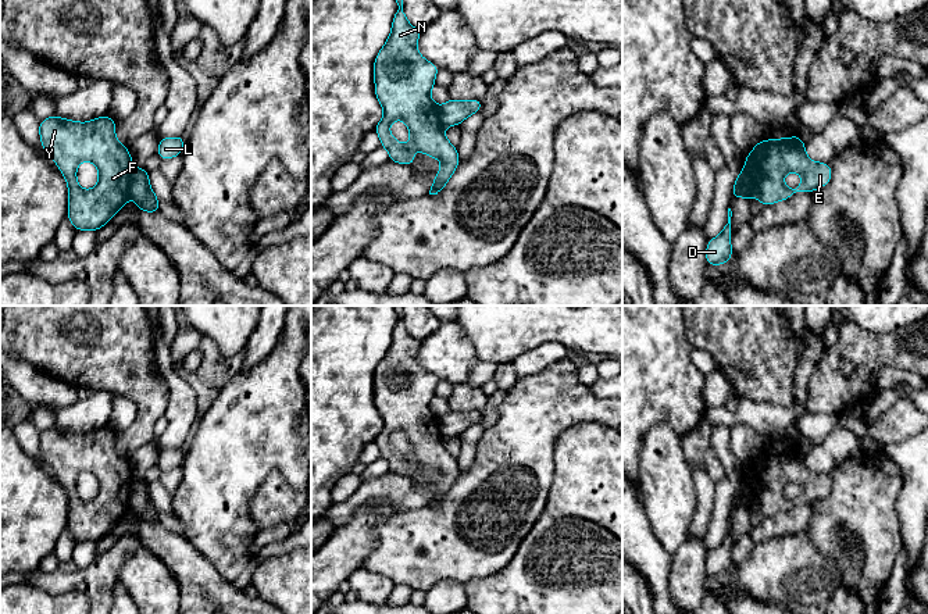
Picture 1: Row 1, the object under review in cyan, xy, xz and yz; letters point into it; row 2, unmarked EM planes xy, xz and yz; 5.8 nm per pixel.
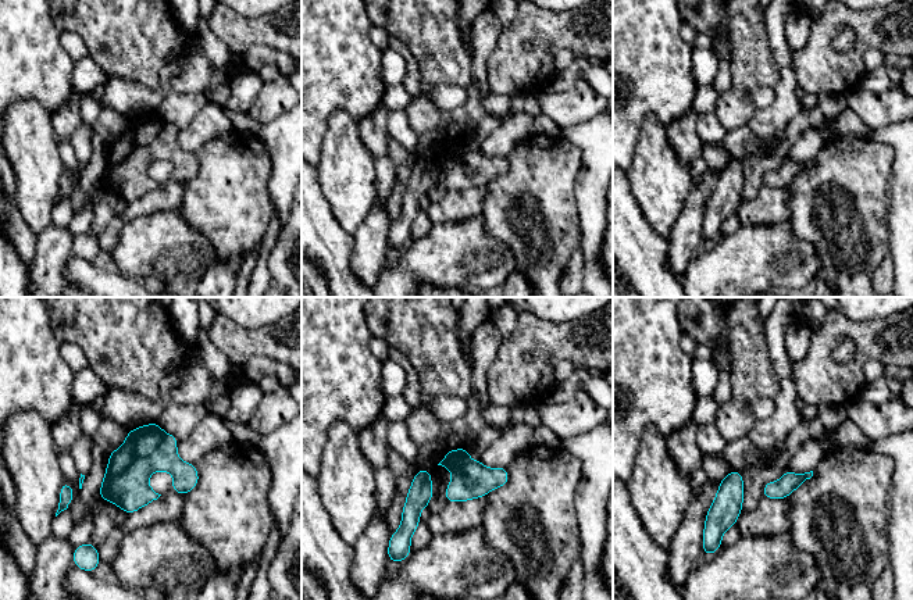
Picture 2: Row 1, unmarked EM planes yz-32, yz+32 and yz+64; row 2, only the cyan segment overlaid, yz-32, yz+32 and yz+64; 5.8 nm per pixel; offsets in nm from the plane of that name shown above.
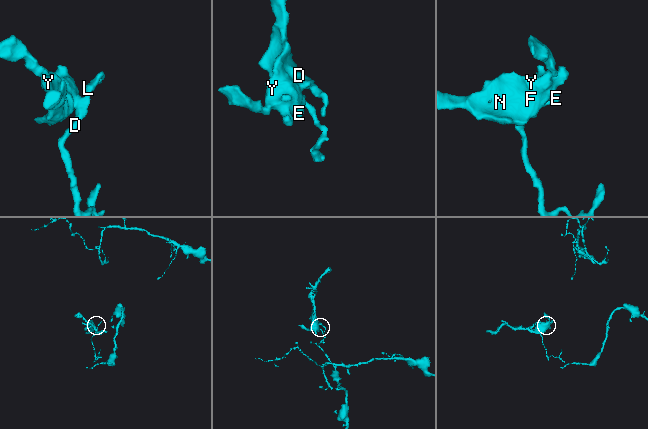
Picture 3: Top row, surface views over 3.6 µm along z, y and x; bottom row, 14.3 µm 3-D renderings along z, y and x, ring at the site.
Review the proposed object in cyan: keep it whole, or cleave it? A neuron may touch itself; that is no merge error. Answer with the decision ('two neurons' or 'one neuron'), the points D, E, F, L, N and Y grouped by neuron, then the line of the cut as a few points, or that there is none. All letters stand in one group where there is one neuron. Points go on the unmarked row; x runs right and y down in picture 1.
two neurons | D L / E F N Y | xy (135, 479), (131, 488), (128, 509)

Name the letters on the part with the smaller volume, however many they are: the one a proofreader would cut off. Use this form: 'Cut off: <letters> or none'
Cut off: E, F, N, Y

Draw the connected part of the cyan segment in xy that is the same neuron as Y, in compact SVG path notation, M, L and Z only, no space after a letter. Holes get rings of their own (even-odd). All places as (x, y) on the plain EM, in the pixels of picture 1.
M51 426L39 435L42 460L58 476L68 496L68 531L75 542L92 540L97 543L129 511L129 497L133 488L133 474L128 458L115 449L115 431L99 428L89 433L76 433ZM82 472L93 474L99 481L97 496L85 501L78 496L76 479Z

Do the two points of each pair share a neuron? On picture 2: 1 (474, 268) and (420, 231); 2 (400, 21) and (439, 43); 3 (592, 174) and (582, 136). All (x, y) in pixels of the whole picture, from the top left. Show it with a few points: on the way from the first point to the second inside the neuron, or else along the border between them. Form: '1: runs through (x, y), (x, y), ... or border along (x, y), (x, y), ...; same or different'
1: border along (432, 225), (424, 235), (412, 239); different
2: runs through (410, 21), (417, 21), (430, 34); same
3: runs through (592, 164), (592, 146); same

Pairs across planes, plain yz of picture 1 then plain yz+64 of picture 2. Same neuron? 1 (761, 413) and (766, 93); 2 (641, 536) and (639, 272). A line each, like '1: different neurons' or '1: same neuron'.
1: same neuron
2: same neuron

